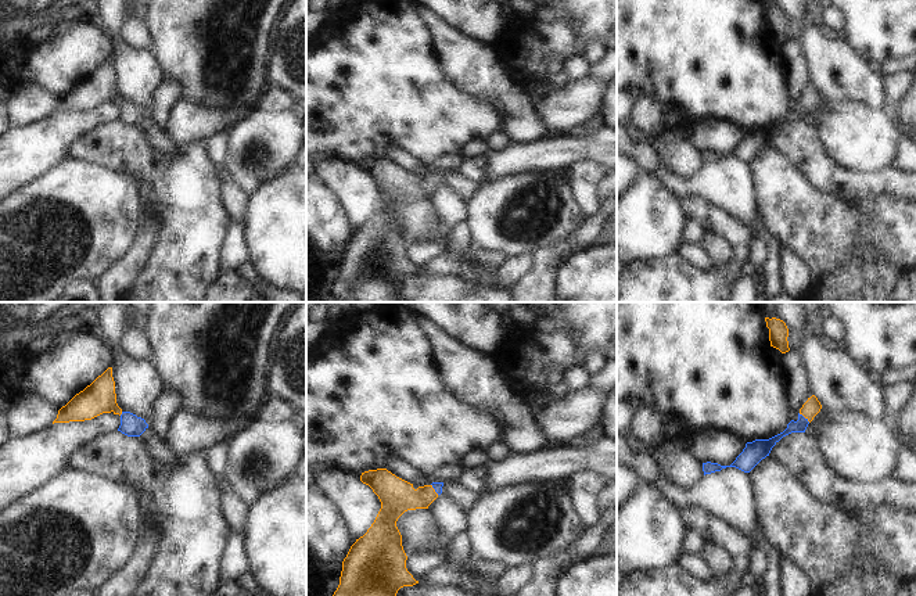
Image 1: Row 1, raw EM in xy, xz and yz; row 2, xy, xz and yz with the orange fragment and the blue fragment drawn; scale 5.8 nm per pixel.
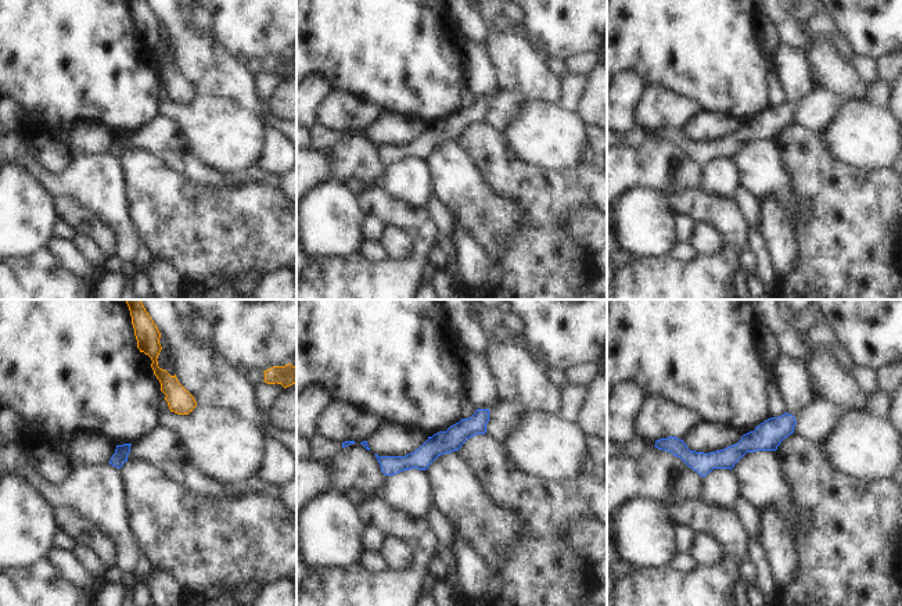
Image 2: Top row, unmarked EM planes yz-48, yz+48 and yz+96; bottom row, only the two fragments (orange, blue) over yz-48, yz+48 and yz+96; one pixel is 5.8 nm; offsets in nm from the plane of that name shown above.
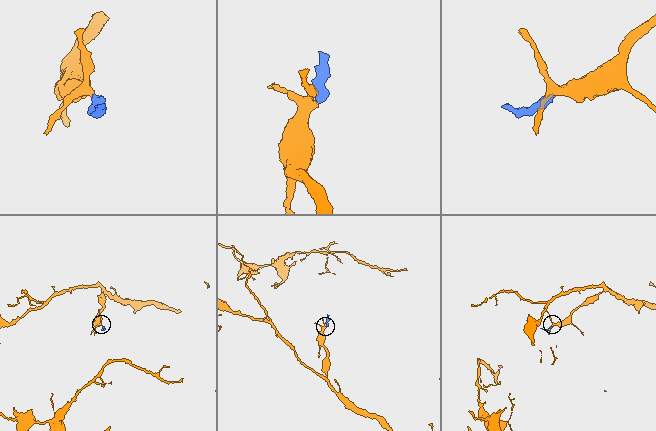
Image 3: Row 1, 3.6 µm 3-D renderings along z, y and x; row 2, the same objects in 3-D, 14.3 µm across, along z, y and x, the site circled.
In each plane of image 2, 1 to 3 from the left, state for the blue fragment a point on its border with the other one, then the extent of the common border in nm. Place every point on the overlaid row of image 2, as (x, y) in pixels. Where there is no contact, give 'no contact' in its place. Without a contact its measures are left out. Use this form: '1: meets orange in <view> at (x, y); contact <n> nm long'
1: no contact
2: no contact
3: no contact

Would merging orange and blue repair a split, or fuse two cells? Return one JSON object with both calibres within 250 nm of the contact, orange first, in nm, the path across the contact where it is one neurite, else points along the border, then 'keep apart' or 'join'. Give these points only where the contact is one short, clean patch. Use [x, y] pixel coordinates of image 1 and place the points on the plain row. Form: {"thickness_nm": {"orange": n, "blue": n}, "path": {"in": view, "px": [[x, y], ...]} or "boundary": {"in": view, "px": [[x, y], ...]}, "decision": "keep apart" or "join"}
{"thickness_nm": {"orange": 100, "blue": 80}, "path": {"in": "yz", "px": [[811, 97], [804, 106], [800, 115]]}, "decision": "join"}

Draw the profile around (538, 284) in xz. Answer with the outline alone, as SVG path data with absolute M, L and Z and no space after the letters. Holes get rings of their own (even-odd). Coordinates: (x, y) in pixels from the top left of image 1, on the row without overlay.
M570 234L549 247L538 248L531 255L529 272L509 290L514 302L554 302L554 273L563 263L563 254L571 241Z

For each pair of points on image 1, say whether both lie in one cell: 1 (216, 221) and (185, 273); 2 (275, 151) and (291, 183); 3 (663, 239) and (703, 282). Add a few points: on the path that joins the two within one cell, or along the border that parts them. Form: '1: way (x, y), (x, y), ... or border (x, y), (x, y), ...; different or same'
1: way (204, 233), (186, 251), (185, 261); same
2: border (291, 162), (258, 187); different
3: border (675, 252), (661, 258), (643, 259); different

